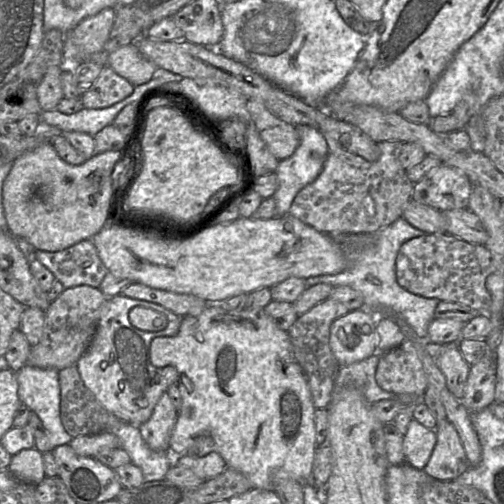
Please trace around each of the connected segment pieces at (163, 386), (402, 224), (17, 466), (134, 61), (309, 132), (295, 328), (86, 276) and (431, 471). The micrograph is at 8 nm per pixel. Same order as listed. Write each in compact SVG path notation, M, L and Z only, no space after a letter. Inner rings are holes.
M122 294L108 297L102 305L96 333L77 361L76 367L96 400L118 419L139 427L149 420L162 394L171 385L178 385L179 374L176 368L153 366L149 358L149 348L154 338L175 336L180 329L181 320L182 317L159 304L128 298ZM134 307L164 314L167 318L166 328L158 332L147 332L134 327L129 321L129 312Z
M404 218L383 227L372 235L372 240L364 248L344 248L349 263L347 269L334 275L319 275L305 280L306 288L325 283L332 287L349 286L360 292L364 298L364 309L376 318L391 317L400 327L405 325L421 339L434 319L434 311L440 300L415 295L399 285L396 276L396 258L400 247L406 241L424 235L422 230L413 227Z
M36 448L23 449L11 457L8 471L19 481L38 485L45 477L42 453Z
M135 43L108 54L107 66L135 87L150 81L158 68L143 56Z
M294 125L300 136L300 145L294 154L280 160L275 173L279 179L279 187L272 196L276 201L277 216L287 215L294 198L304 187L314 182L323 170L326 157L330 154L325 137L316 129L307 125Z
M327 298L299 316L288 330L295 359L306 377L313 405L316 409L327 409L329 406L340 369L340 365L330 348L330 326L336 319L349 312L343 304Z
M91 239L57 252L37 250L35 258L53 273L65 289L80 285L99 288L109 272Z
M448 420L435 428L436 445L423 469L430 477L440 481L452 481L471 465L458 432Z

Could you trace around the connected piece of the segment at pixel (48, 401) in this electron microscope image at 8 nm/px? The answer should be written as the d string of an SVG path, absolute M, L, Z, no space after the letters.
M30 365L16 372L19 400L39 416L48 432L51 451L72 439L60 418L58 372L56 368L42 369Z

